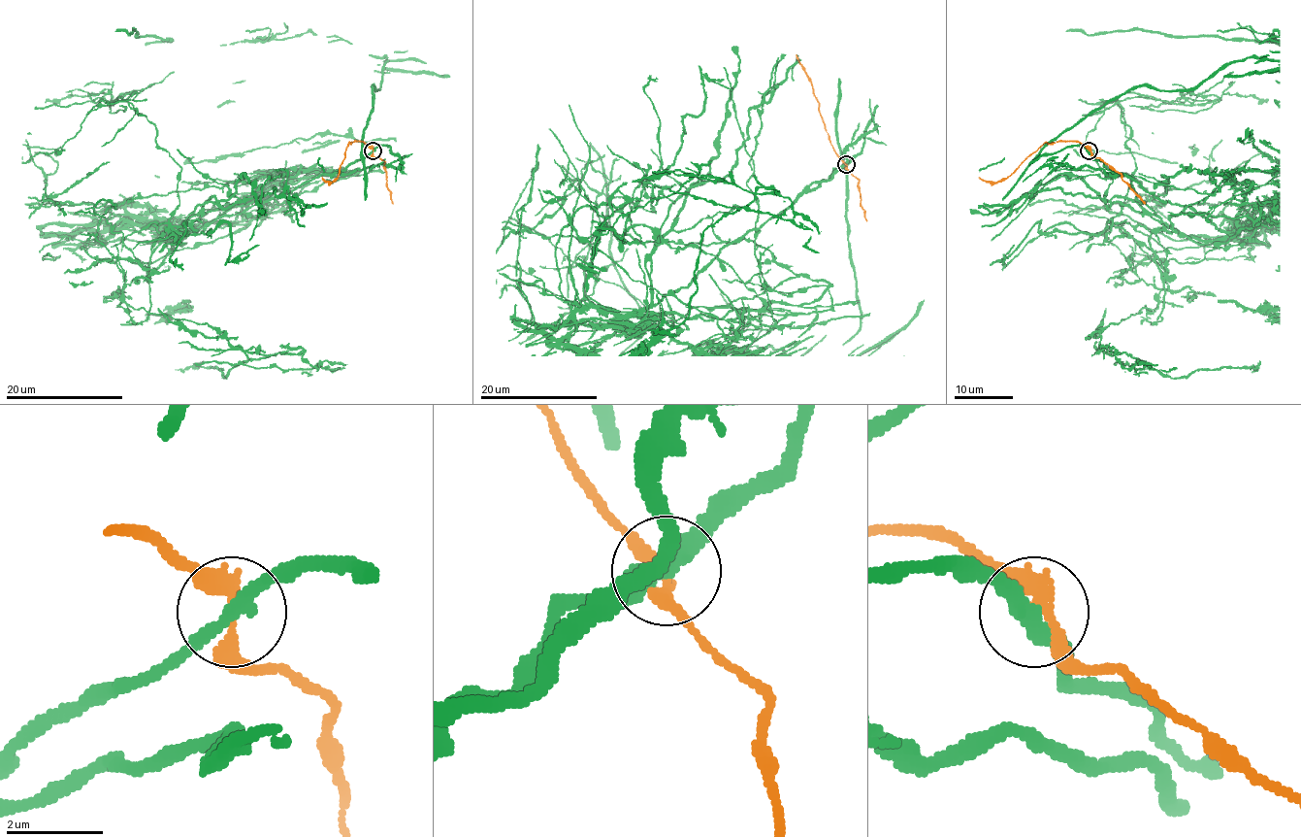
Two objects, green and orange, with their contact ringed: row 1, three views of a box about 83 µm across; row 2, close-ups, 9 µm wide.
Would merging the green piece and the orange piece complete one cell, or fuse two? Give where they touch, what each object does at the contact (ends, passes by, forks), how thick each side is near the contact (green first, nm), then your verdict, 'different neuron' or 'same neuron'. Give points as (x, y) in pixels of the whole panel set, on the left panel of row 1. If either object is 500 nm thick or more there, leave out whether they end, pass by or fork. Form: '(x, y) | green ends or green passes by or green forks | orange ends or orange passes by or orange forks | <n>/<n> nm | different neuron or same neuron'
(373, 150) | green passes by | orange passes by | 340/260 nm | different neuron

